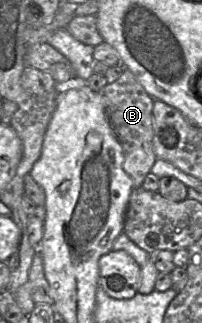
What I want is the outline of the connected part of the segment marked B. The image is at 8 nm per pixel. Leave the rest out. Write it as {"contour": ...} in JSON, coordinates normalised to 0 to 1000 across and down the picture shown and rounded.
{"contour":[[[629,211],[569,254],[530,257],[485,288],[510,313],[530,365],[604,452],[609,520],[658,560],[658,585],[698,582],[723,542],[777,492],[752,443],[762,307]]]}

